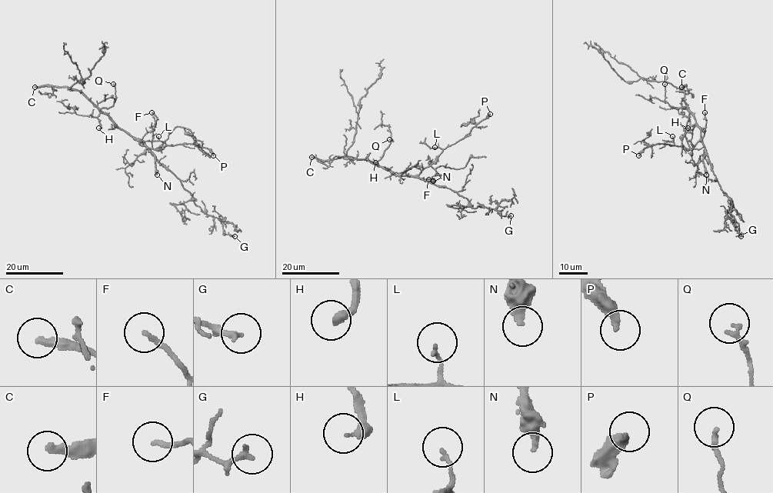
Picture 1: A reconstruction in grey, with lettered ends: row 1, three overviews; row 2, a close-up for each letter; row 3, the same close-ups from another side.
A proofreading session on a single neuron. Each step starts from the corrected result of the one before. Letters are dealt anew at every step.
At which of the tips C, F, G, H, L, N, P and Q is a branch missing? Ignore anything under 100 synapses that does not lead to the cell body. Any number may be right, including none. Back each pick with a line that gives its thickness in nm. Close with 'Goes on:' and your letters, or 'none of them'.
C: 280 nm thick
N: 360 nm thick
Goes on: C, N

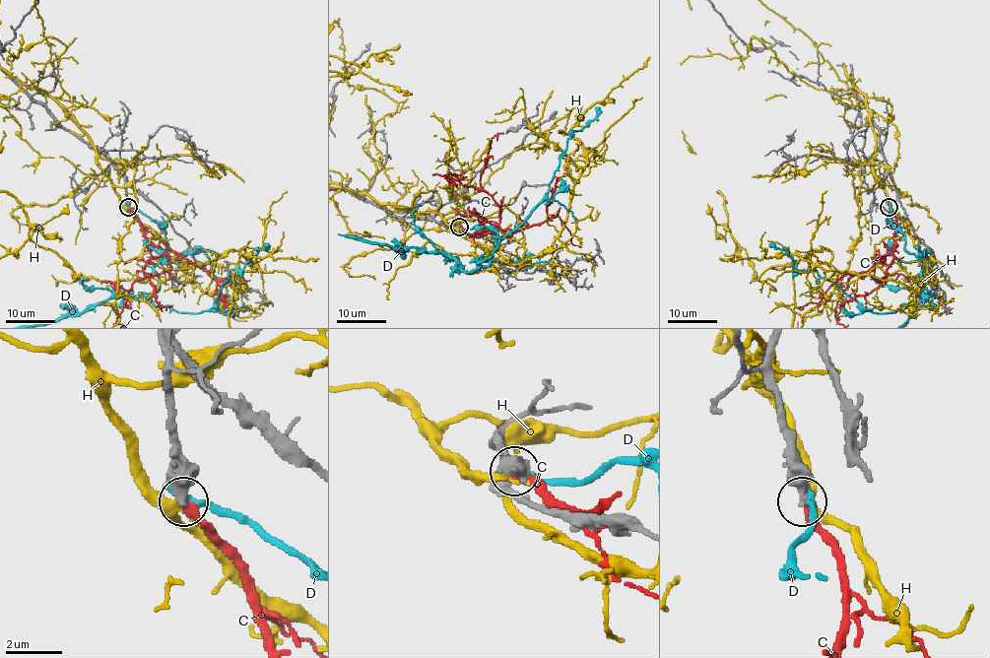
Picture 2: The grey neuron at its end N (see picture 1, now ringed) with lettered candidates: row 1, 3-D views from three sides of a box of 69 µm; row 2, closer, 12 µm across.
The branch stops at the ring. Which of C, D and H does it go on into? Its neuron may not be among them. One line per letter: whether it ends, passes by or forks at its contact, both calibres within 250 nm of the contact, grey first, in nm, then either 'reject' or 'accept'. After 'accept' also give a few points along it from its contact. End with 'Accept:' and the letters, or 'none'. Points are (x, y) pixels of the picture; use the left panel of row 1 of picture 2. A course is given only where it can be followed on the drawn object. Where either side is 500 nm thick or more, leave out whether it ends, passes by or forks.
C: 500 nm thick on the grey side, 280 nm on the other; accept; it runs (128, 207), (142, 232), (168, 255), (170, 264), (166, 271), (132, 285), (116, 321), (126, 325)
D: 650 nm thick on the grey side, 260 nm on the other; reject
H: 550 nm thick on the grey side, 240 nm on the other; reject
Accept: C

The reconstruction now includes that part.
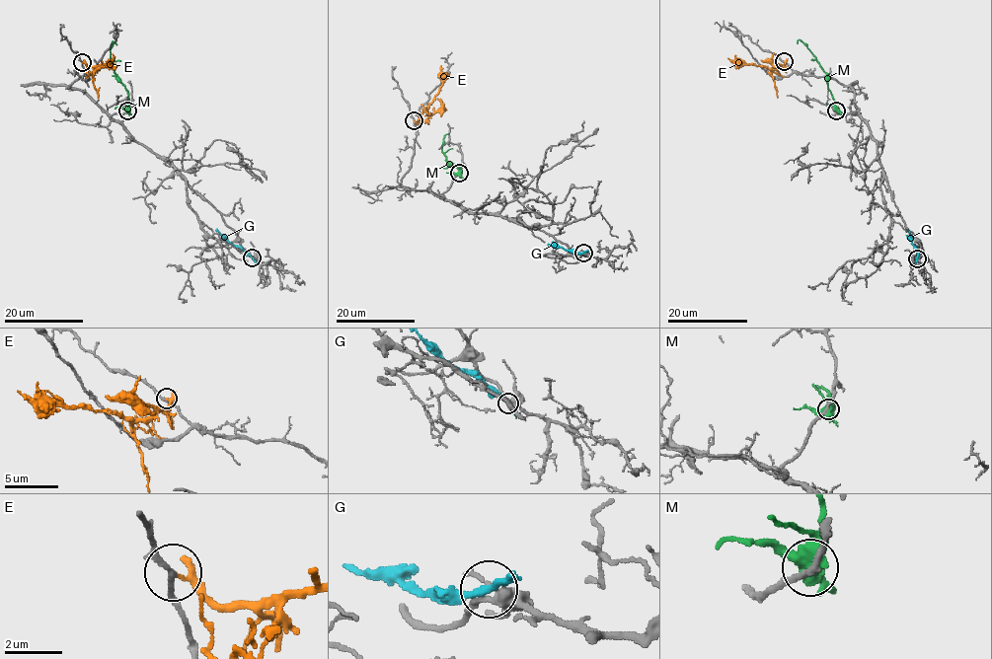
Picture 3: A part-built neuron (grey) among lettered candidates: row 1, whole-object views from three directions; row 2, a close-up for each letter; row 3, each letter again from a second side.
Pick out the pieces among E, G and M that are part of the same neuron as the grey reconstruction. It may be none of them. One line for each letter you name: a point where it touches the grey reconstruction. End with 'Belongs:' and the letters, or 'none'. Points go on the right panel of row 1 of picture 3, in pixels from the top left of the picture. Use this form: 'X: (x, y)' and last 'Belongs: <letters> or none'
Belongs: none

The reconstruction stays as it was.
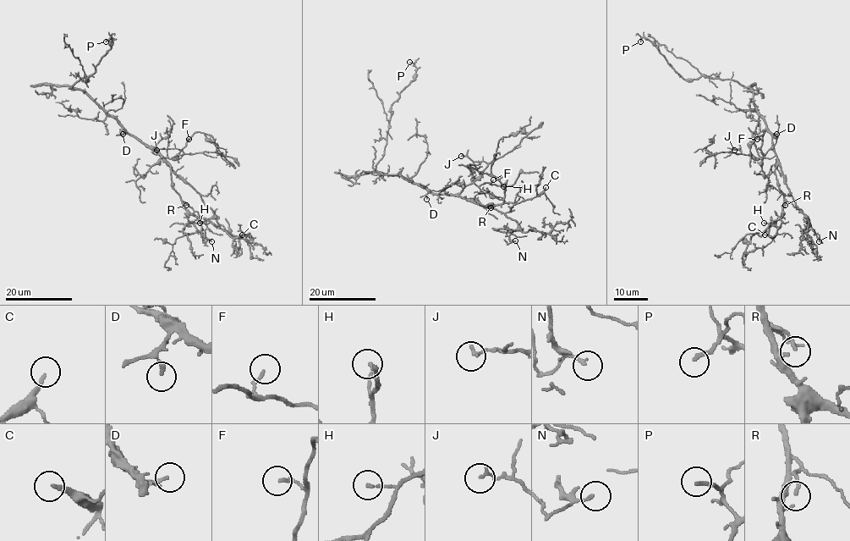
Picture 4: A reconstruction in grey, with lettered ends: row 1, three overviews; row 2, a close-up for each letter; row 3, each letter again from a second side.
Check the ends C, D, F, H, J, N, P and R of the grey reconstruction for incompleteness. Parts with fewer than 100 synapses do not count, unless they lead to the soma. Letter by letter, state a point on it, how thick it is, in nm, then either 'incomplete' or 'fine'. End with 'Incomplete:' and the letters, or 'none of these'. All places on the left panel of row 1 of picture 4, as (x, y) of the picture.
C: (242, 234) | 180 nm | incomplete
D: (123, 134) | 150 nm | fine
F: (189, 139) | 170 nm | fine
H: (200, 223) | 130 nm | fine
J: (156, 150) | 160 nm | fine
N: (211, 241) | 150 nm | fine
P: (106, 41) | 190 nm | fine
R: (186, 205) | 140 nm | fine
Incomplete: C

